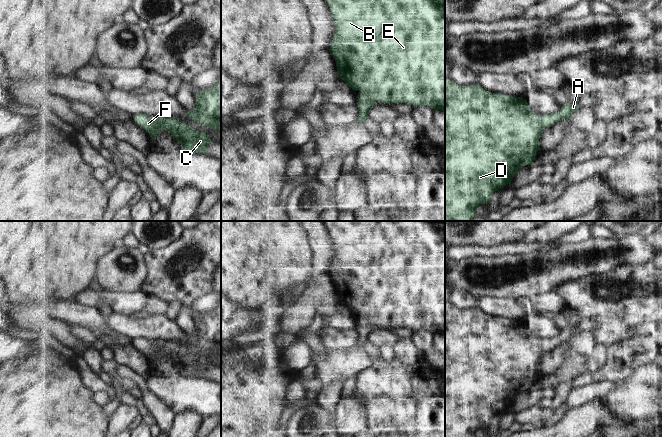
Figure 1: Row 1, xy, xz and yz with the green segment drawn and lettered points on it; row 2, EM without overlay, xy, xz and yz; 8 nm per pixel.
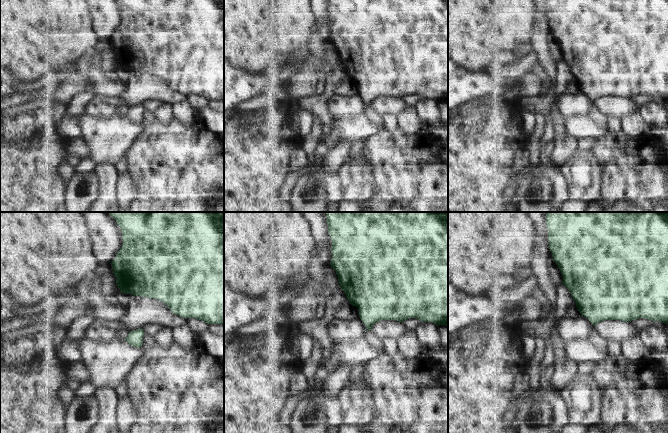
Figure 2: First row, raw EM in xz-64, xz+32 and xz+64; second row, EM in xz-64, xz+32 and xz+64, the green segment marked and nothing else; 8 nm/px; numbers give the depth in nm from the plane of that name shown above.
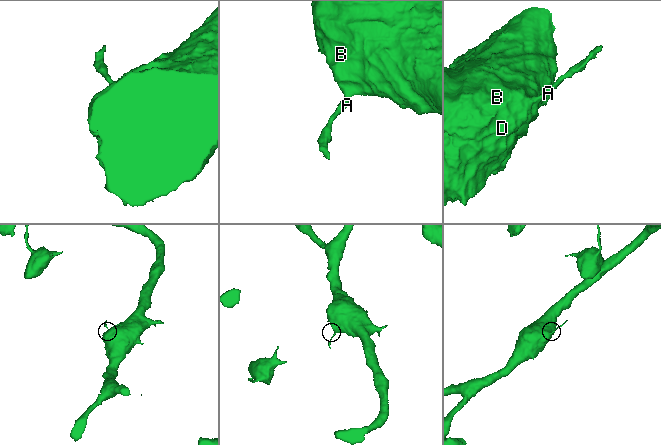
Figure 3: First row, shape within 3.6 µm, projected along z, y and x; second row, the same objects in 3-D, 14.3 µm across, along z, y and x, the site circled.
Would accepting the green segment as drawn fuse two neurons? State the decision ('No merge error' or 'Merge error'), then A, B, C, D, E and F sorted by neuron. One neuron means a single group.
No merge error. Groups: A B C D E F

